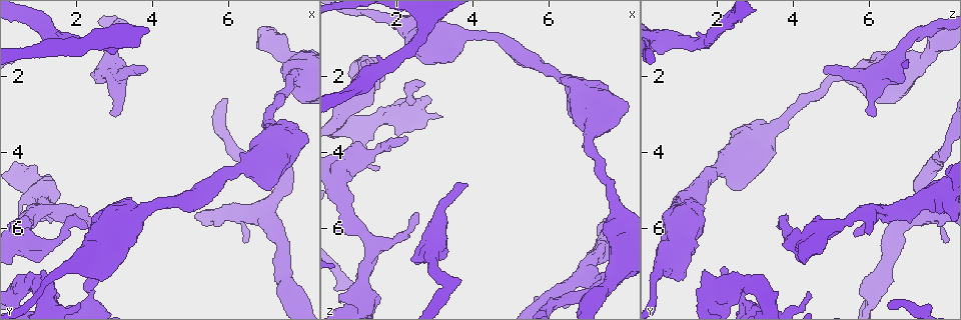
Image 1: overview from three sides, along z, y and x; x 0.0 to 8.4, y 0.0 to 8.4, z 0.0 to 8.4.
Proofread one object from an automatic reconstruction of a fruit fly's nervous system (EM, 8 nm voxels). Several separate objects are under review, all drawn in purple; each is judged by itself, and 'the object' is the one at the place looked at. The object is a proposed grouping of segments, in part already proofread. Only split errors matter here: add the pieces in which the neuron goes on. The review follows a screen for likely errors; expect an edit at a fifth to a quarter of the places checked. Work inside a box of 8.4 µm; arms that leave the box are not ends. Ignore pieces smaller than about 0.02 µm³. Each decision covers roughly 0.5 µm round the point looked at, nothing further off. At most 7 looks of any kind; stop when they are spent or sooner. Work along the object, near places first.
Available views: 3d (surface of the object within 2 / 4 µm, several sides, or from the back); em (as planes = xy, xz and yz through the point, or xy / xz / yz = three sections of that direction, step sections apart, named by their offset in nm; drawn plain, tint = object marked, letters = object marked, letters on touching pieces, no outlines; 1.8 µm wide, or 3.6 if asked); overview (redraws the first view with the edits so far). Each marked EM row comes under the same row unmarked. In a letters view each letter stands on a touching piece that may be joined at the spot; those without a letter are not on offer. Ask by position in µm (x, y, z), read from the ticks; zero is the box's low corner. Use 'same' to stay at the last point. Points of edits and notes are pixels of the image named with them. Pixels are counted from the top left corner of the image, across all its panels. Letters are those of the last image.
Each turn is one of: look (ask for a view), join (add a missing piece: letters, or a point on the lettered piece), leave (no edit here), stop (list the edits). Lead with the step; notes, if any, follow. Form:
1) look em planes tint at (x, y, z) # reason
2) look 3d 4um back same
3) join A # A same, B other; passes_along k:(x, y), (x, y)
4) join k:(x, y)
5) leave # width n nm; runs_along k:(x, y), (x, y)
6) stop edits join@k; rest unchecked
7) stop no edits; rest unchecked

look em planes letters at (2.60, 6.15, 5.65) # branch stops here

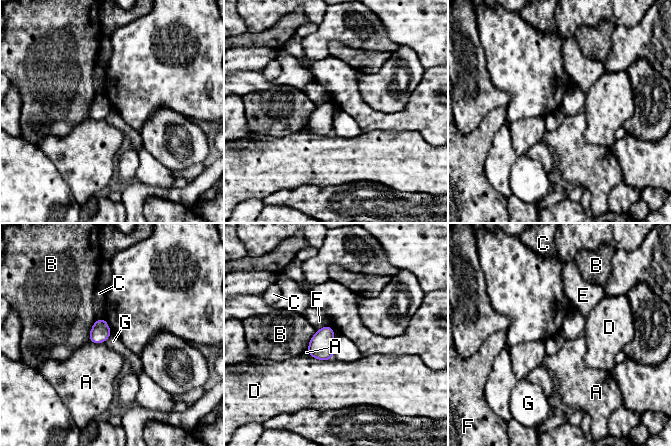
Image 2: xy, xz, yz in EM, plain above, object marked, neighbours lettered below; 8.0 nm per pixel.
leave # width 160 nm; A other, B other, C other, D other, E other, F other, G other; border 2:(111, 333), (105, 342); no lettered piece goes on from it

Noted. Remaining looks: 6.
look em planes letters at (2.70, 7.05, 2.20) # free end

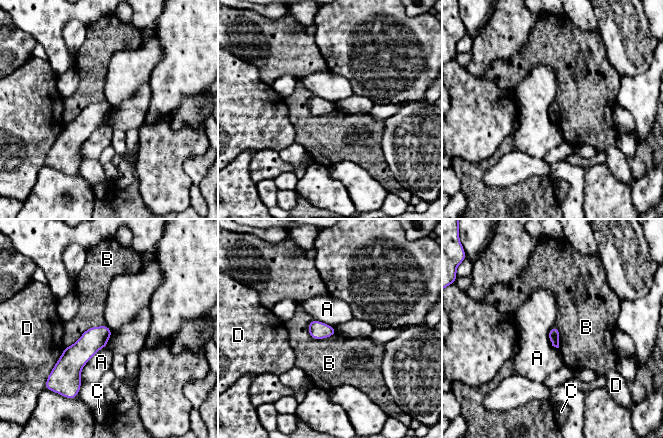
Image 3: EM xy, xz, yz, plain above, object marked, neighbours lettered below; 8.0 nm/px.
leave # A other, B other, C other, D other; border 3:(106, 346), (82, 368), (80, 386); no lettered piece goes on from it

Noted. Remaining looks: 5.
look em planes letters at (2.20, 5.90, 3.60) # branch stops here

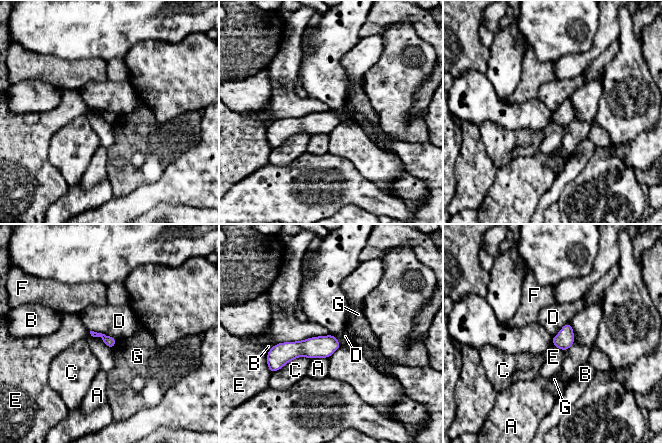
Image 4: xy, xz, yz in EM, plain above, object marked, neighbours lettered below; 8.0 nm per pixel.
leave # A other, B other, C other, D other, E other, F other, G other; runs_along 4:(337, 344), (273, 351); no lettered piece goes on from it

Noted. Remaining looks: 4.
stop no edits; rest unchecked

